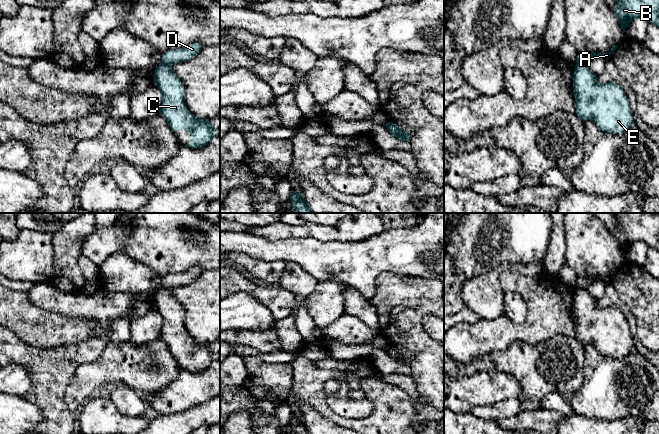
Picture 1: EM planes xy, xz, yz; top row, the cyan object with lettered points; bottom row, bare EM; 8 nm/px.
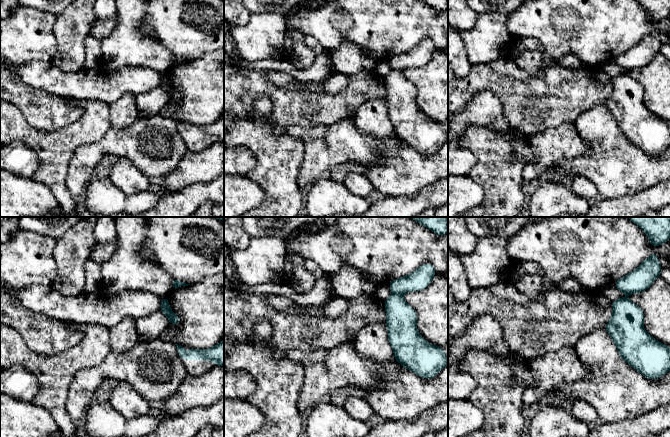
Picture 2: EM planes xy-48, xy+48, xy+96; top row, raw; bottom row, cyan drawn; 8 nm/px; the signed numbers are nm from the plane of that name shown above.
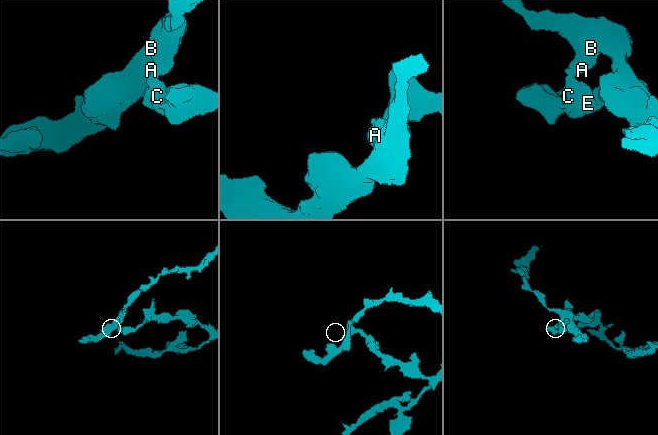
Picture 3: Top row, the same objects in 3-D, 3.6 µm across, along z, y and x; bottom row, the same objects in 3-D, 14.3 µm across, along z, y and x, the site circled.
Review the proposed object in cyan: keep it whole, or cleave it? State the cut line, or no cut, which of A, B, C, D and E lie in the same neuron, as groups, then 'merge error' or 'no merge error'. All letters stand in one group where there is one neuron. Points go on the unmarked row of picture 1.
xy (162, 286), (170, 290) | A B D / C E | merge error

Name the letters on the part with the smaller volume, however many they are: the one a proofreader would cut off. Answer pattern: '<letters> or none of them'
A, B, D

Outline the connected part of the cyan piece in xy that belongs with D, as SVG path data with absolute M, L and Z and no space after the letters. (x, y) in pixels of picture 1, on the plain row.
M196 266L182 273L167 274L163 277L162 287L171 290L178 286L190 285L196 281L203 272L200 266Z

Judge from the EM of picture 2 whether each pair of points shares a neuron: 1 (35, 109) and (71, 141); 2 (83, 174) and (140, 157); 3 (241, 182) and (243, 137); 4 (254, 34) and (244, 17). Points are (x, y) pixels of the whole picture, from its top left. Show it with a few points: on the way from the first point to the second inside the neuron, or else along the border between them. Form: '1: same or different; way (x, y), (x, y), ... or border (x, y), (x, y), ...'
1: different; border (79, 117), (55, 131), (35, 129)
2: same; way (93, 158), (103, 148), (124, 148)
3: different; border (246, 175), (255, 181), (263, 191)
4: different; border (251, 13), (250, 19), (247, 22), (234, 26)

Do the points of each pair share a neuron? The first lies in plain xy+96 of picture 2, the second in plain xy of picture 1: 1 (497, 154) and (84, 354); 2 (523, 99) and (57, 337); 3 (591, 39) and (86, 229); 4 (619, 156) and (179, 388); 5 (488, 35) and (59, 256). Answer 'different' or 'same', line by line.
1: same
2: same
3: different
4: same
5: different

